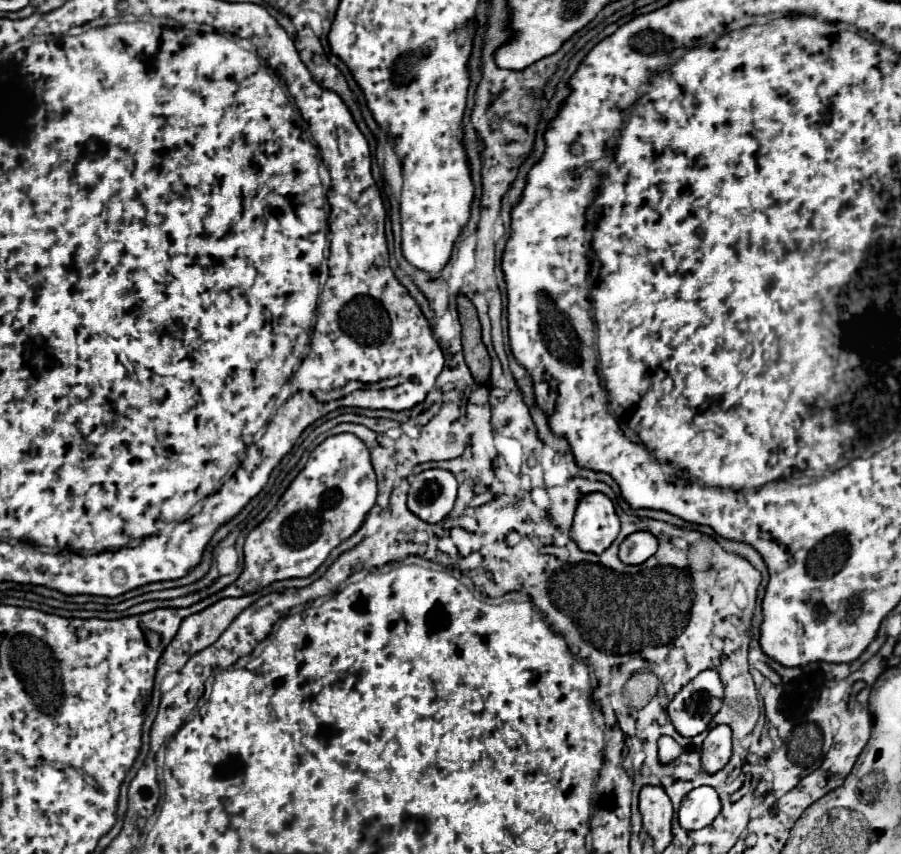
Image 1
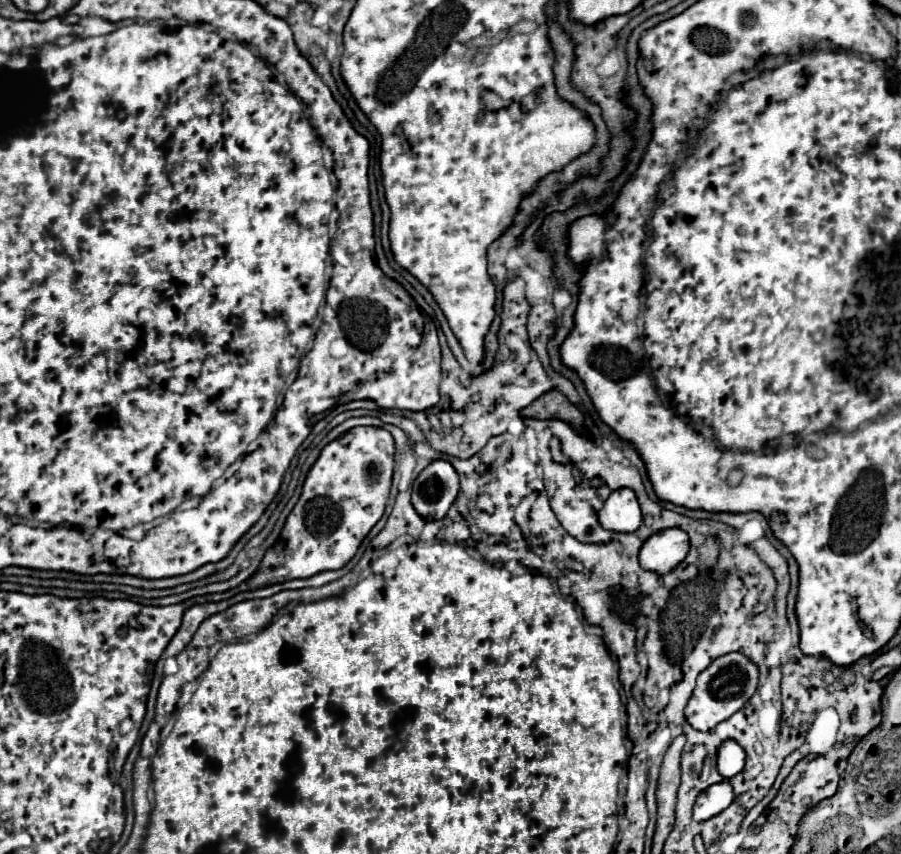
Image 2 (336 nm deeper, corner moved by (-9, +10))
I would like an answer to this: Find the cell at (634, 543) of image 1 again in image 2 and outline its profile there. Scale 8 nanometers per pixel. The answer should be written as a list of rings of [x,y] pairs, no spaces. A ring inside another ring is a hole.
[[[667,528],[655,532],[641,548],[639,562],[643,570],[655,574],[669,574],[679,566],[689,552],[689,536],[681,528]]]

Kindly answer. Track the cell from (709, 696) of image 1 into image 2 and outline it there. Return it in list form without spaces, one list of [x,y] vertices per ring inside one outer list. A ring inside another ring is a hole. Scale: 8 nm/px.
[[[731,652],[731,654],[725,654],[725,656],[717,658],[697,678],[697,688],[695,688],[691,700],[685,708],[687,722],[695,730],[701,730],[701,732],[707,732],[707,730],[715,728],[719,722],[727,720],[729,716],[733,716],[737,710],[741,710],[749,702],[749,698],[757,690],[757,682],[759,682],[759,668],[745,654]]]

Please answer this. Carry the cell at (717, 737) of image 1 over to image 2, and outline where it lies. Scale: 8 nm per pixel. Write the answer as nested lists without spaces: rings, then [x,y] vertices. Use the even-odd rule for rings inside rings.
[[[723,742],[723,746],[717,752],[717,770],[723,778],[733,778],[739,774],[745,766],[745,752],[737,742]]]

